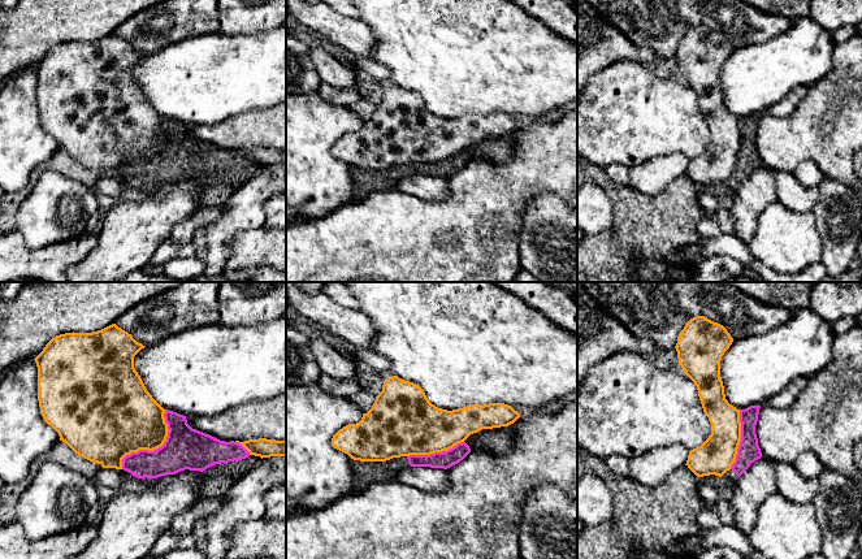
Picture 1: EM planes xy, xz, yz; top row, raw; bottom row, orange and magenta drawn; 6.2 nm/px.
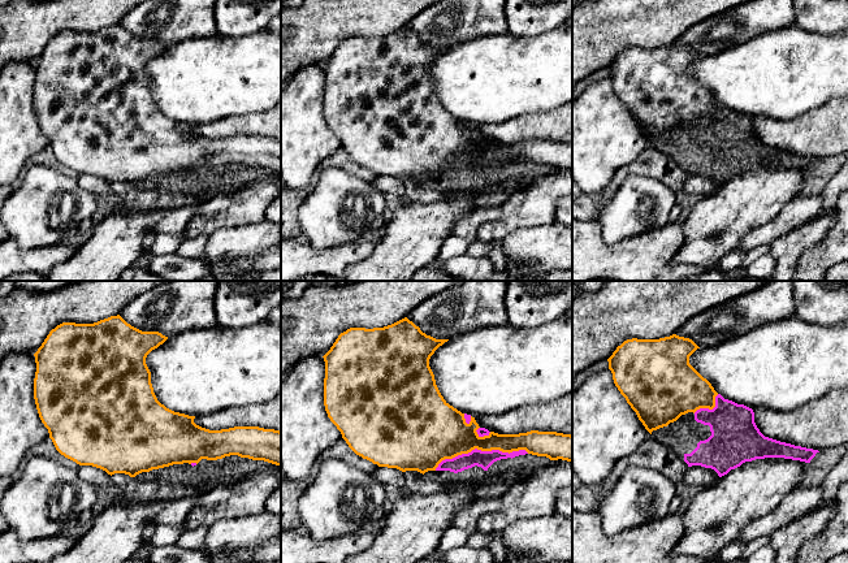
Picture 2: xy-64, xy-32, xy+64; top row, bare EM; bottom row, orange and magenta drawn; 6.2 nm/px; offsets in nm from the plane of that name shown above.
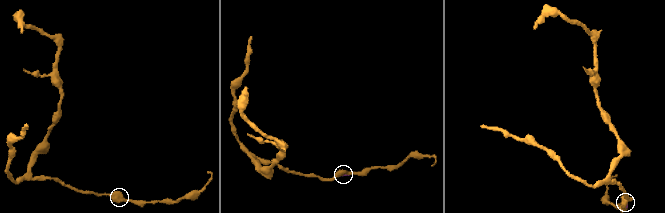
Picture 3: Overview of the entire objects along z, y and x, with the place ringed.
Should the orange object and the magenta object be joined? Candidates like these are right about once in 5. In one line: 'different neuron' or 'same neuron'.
different neuron

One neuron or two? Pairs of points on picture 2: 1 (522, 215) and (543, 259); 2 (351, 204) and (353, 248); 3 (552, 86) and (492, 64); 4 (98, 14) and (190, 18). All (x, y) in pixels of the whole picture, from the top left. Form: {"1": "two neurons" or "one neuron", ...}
{"1": "two neurons", "2": "two neurons", "3": "one neuron", "4": "two neurons"}

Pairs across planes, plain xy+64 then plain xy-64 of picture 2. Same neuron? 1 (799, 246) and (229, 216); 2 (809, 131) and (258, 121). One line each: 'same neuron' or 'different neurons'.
1: same neuron
2: same neuron

